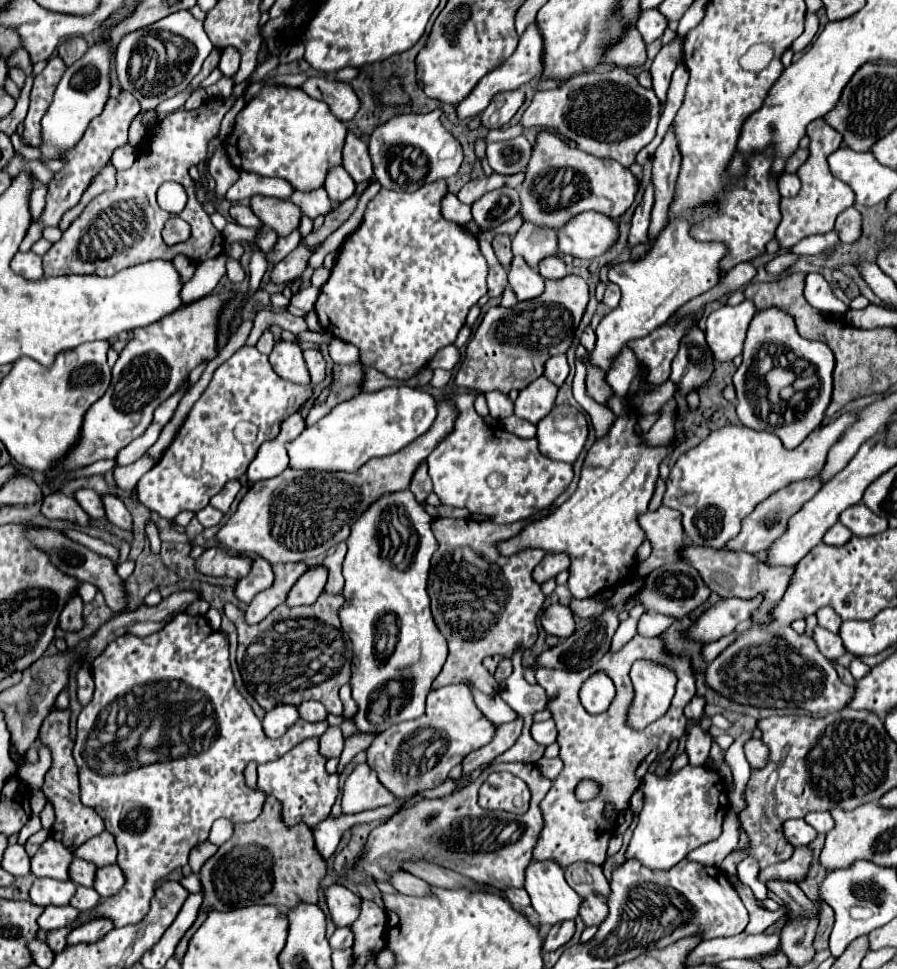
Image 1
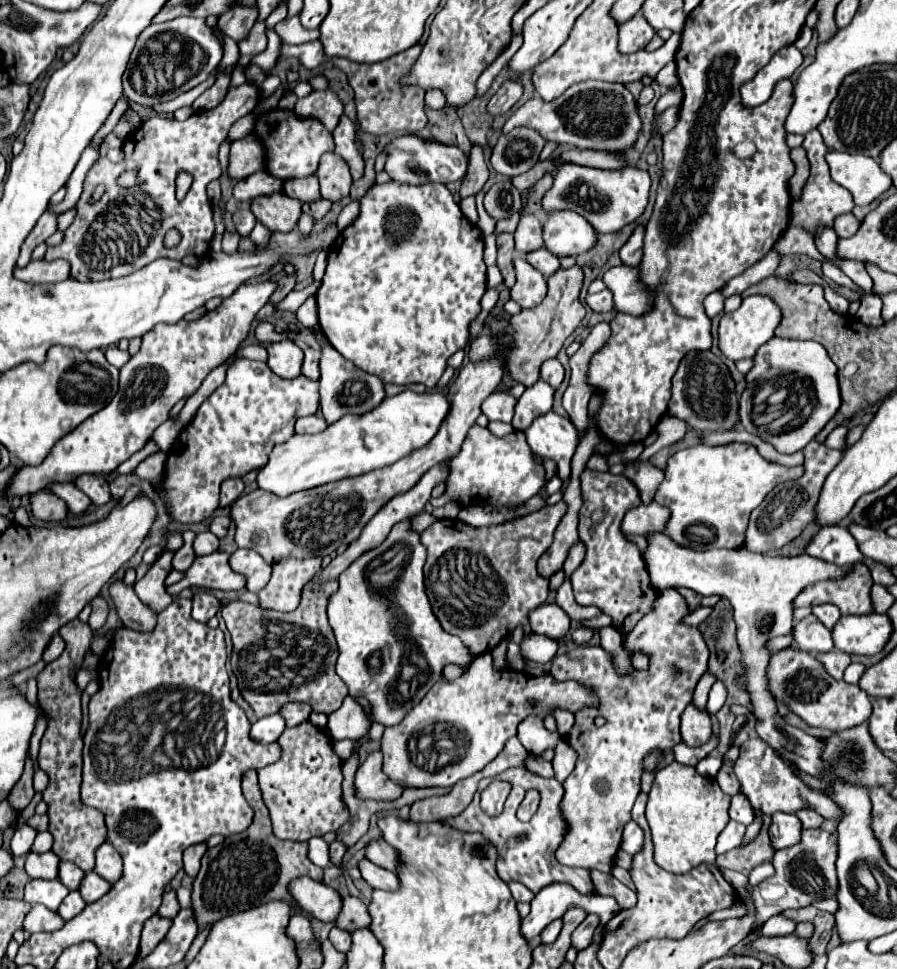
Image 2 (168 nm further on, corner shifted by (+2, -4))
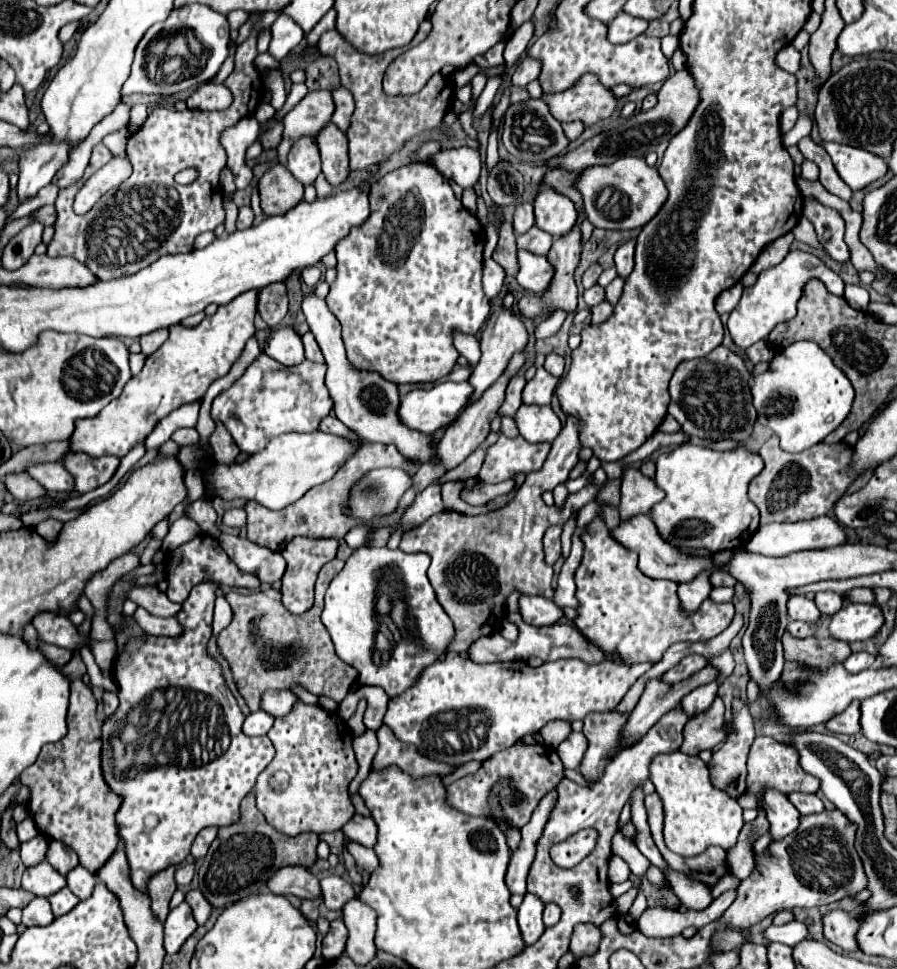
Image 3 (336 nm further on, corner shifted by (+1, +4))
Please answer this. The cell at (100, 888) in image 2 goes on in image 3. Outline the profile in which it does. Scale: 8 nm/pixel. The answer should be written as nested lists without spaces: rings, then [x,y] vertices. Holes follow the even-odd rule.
[[[77,866],[67,874],[67,886],[79,900],[85,900],[93,894],[93,888],[97,886],[97,876],[87,868]]]

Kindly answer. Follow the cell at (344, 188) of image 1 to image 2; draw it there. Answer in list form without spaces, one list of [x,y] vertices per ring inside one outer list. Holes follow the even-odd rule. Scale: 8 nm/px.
[[[334,152],[324,154],[316,174],[320,178],[322,198],[336,202],[336,200],[342,200],[344,196],[348,196],[350,186],[352,186],[352,176],[350,176],[348,164],[344,164],[344,160],[338,154],[334,154]]]

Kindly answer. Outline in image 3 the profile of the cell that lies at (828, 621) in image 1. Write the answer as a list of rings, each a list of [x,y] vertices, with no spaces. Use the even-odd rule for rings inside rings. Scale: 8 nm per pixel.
[[[817,592],[815,604],[823,614],[833,616],[835,612],[839,612],[843,608],[843,598],[837,592]]]

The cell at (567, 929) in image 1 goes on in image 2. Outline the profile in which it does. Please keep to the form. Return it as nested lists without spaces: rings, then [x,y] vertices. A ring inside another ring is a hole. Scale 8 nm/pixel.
[[[554,920],[554,922],[550,922],[550,926],[546,926],[546,928],[542,930],[542,934],[540,934],[542,942],[544,942],[544,944],[552,944],[552,942],[558,938],[560,928],[562,928],[562,920]]]

